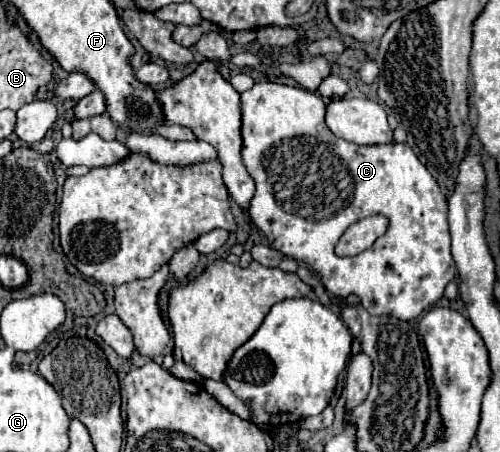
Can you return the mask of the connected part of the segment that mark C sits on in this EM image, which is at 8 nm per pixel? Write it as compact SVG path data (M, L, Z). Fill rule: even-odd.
M255 83L251 89L241 93L241 157L243 163L249 171L249 175L255 181L255 195L247 207L247 213L251 217L251 221L255 223L255 227L259 227L267 239L269 245L277 251L281 251L287 257L293 257L297 261L303 261L307 267L311 267L311 271L321 275L323 285L327 287L329 293L333 293L335 297L347 297L347 295L357 295L361 299L361 305L371 313L371 315L393 315L397 319L409 321L419 317L421 313L425 313L429 307L433 307L441 297L443 297L443 289L449 281L455 279L457 275L457 267L453 263L451 257L451 235L449 235L449 225L447 225L447 201L441 195L441 189L437 187L437 181L429 175L429 171L421 165L421 161L417 159L417 155L411 151L409 145L405 143L385 143L385 145L357 145L345 139L335 137L329 127L325 125L325 103L321 101L319 93L301 89L301 87L291 87L291 85L281 85L281 83ZM371 215L383 215L389 219L389 227L385 231L385 235L381 235L367 251L355 255L355 257L337 257L335 255L335 245L341 239L341 235L347 231L349 225L357 223L359 219L371 217Z

